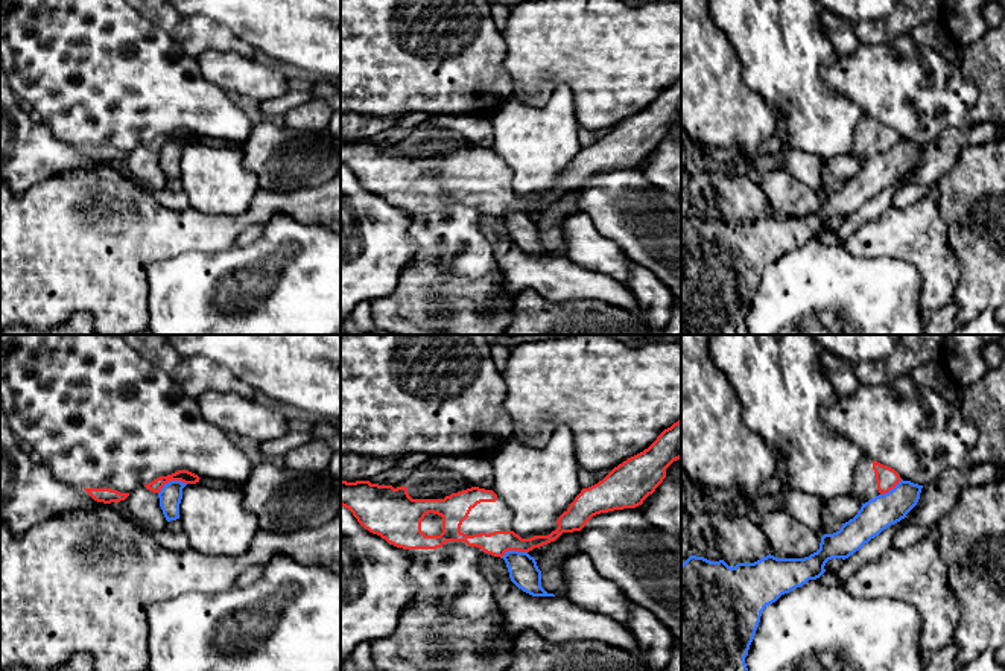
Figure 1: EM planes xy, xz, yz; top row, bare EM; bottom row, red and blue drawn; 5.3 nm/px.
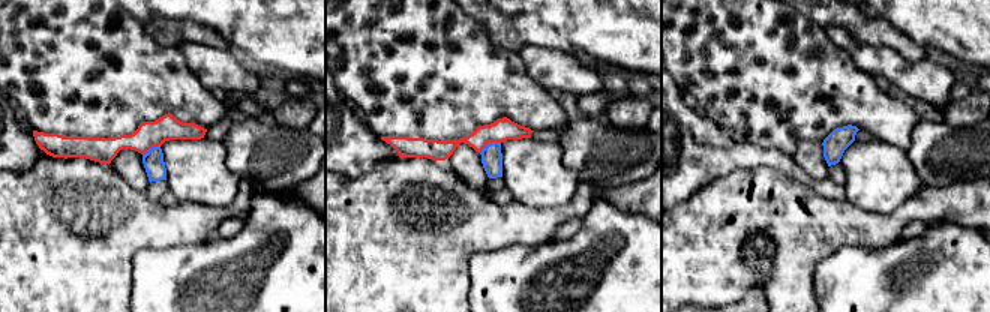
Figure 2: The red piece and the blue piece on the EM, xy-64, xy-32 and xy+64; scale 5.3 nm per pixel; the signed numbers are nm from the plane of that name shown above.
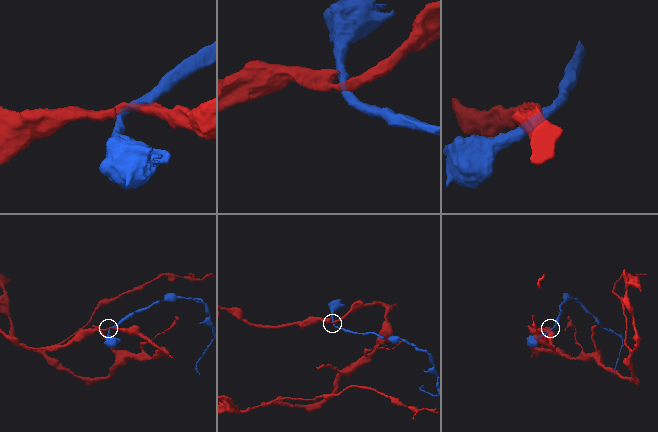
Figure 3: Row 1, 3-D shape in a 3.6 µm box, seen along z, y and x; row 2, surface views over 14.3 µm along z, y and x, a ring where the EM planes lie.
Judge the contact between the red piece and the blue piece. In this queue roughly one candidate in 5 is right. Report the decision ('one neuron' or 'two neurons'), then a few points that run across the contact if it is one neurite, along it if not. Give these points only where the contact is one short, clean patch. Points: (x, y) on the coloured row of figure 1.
two neurons; line xy (186, 483), (169, 481), (158, 493)

